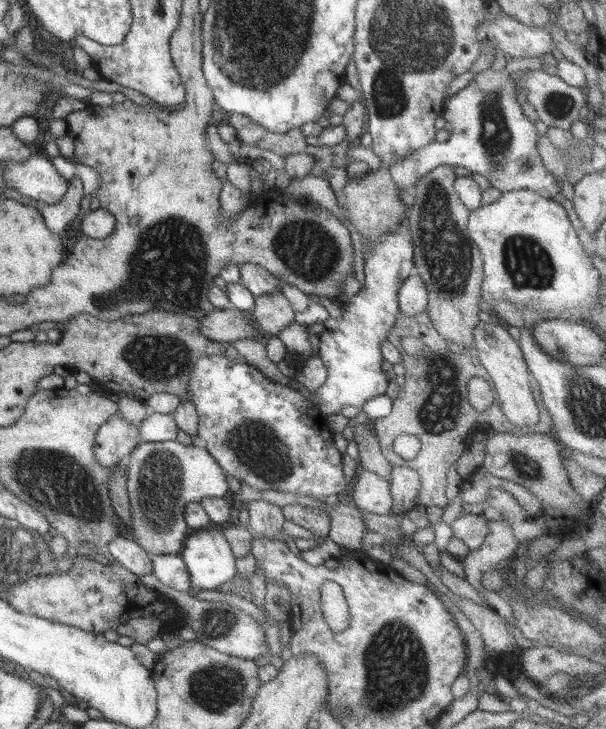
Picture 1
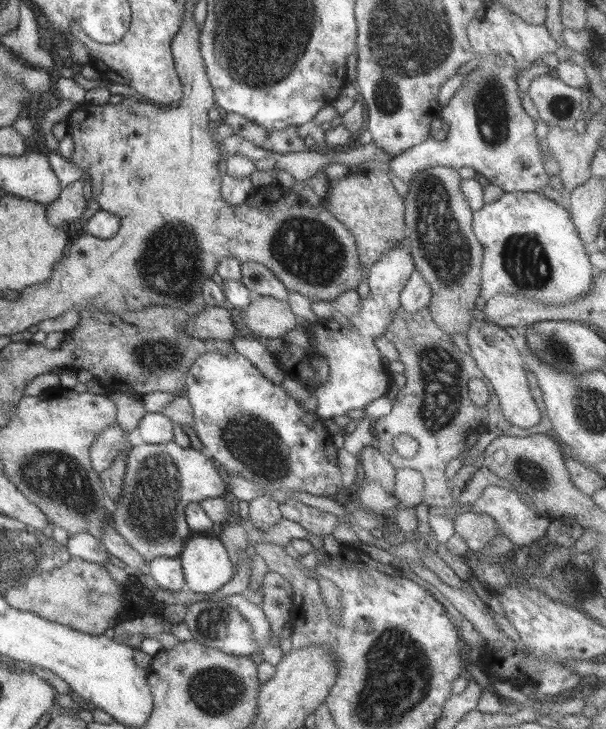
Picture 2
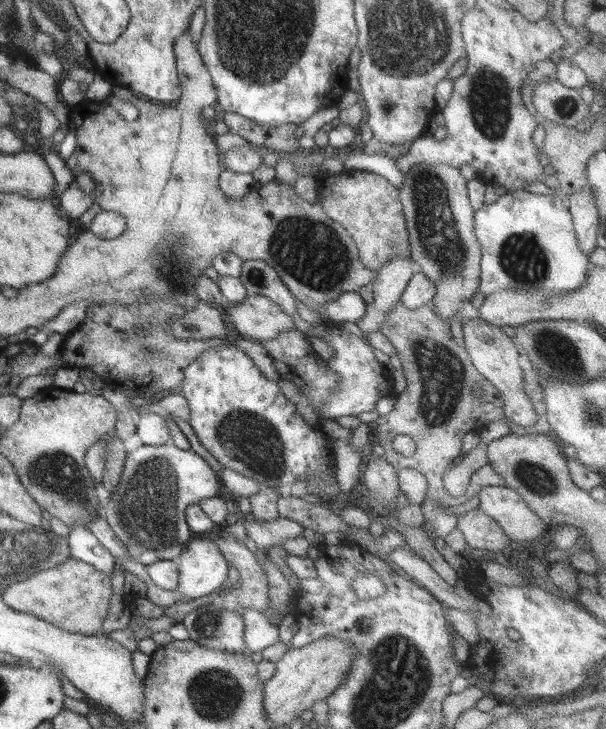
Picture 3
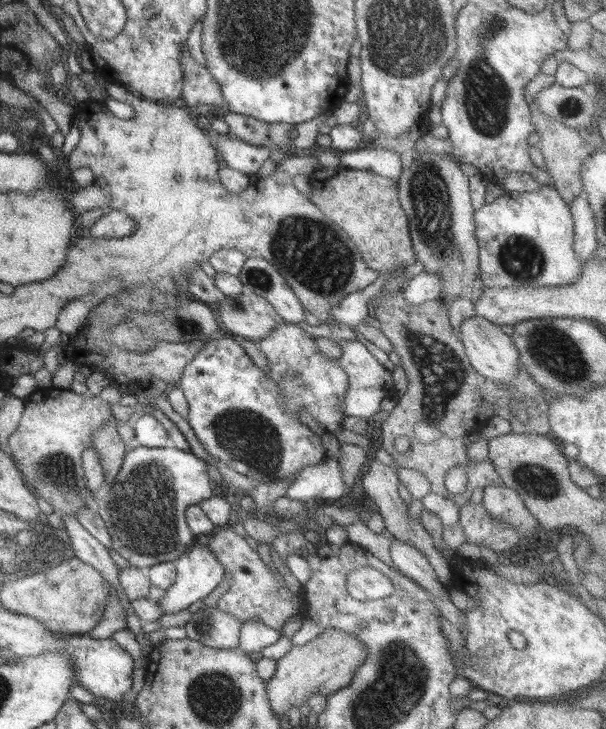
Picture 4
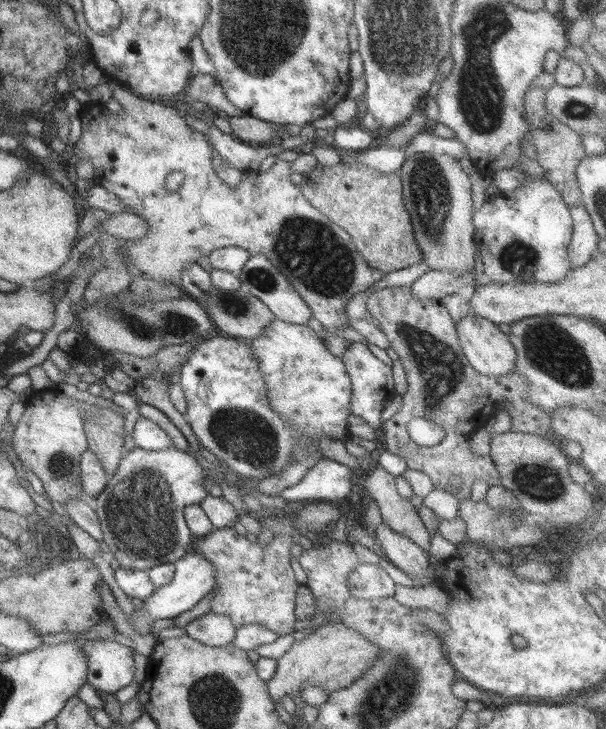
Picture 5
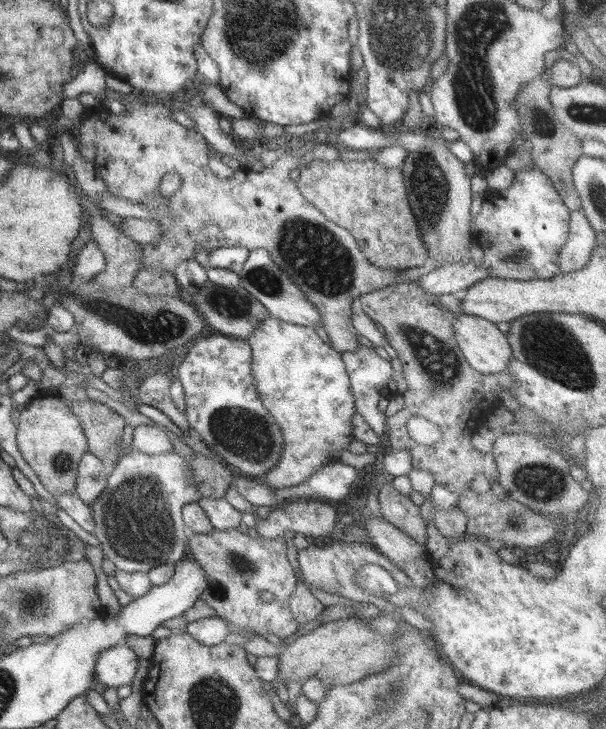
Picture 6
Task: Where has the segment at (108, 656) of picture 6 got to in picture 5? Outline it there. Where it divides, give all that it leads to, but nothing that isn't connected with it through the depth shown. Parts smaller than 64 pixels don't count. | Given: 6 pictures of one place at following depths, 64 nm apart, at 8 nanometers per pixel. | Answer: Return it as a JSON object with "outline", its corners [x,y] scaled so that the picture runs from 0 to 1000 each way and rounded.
{"outline":[[[190,878],[145,879],[137,886],[144,908],[142,941],[185,952],[221,933],[221,904],[211,888]]]}

